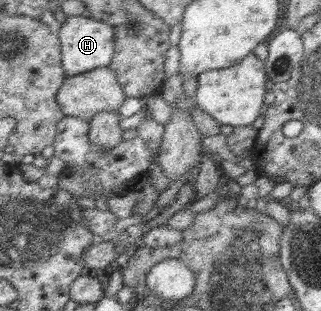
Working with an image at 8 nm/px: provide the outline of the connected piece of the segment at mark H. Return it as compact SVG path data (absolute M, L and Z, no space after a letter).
M71 16L65 18L63 24L56 24L56 31L60 40L62 67L65 76L75 76L88 70L108 67L114 53L115 37L113 26L90 17Z

